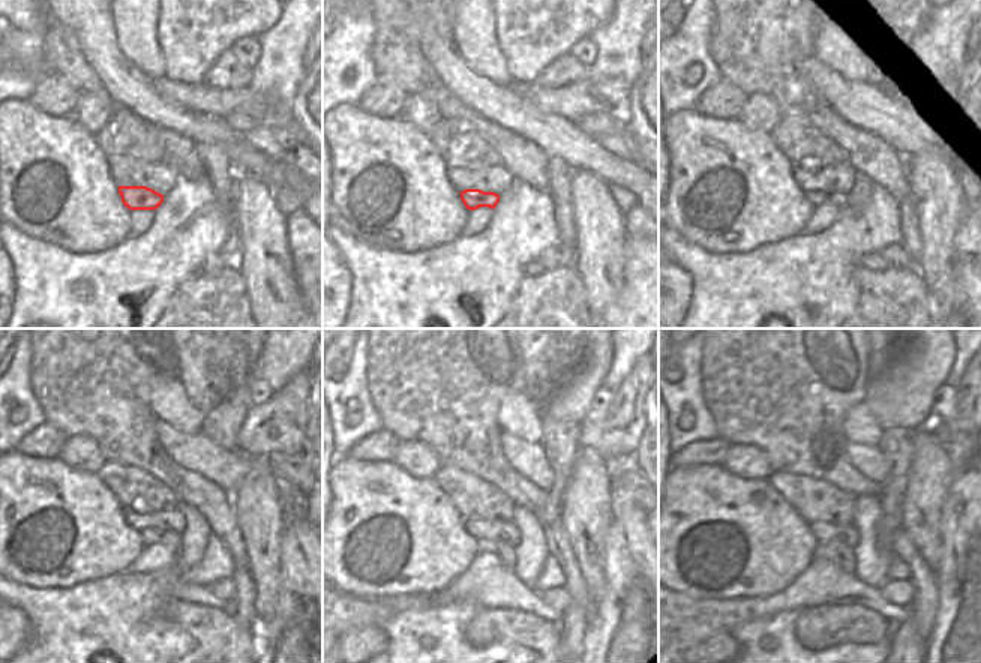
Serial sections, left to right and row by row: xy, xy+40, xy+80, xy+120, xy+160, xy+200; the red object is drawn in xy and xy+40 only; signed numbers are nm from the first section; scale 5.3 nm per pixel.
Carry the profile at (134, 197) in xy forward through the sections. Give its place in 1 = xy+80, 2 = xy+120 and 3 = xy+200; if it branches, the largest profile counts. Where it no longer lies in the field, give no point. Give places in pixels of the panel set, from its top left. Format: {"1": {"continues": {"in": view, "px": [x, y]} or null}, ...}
{"1": {"continues": {"in": "xy+80", "px": [839, 200]}}, "2": {"continues": {"in": "xy+120", "px": [147, 534]}}, "3": {"continues": {"in": "xy+200", "px": [839, 554]}}}

